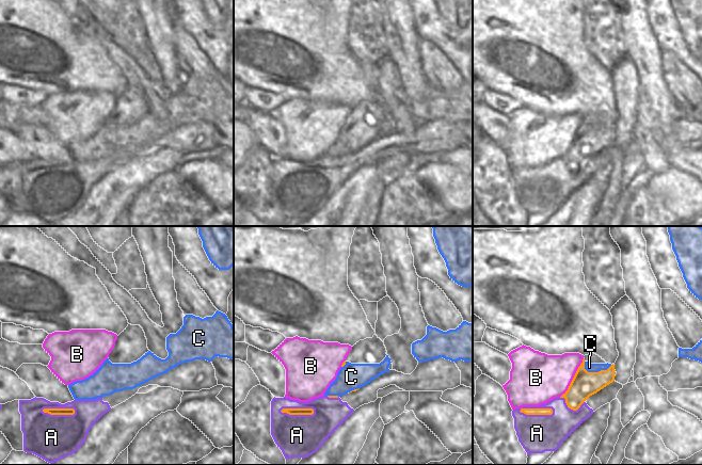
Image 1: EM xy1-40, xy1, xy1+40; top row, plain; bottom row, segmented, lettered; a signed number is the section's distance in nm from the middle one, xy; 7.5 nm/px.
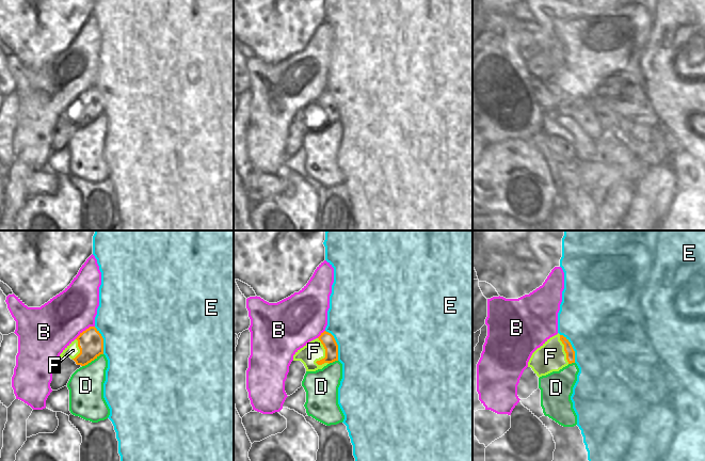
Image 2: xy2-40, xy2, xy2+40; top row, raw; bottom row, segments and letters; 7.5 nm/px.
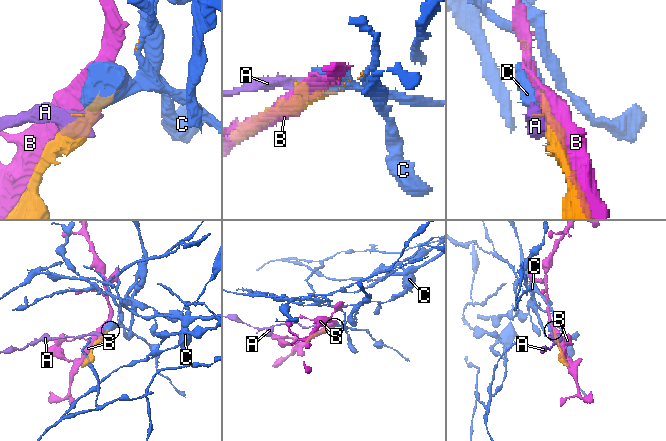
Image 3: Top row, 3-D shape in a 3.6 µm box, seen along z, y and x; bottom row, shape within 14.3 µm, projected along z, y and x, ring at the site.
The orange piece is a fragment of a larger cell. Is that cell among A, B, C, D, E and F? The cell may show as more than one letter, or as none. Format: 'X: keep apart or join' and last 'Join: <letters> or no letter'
A: keep apart
B: keep apart
C: keep apart
D: keep apart
E: keep apart
F: join
Join: F

